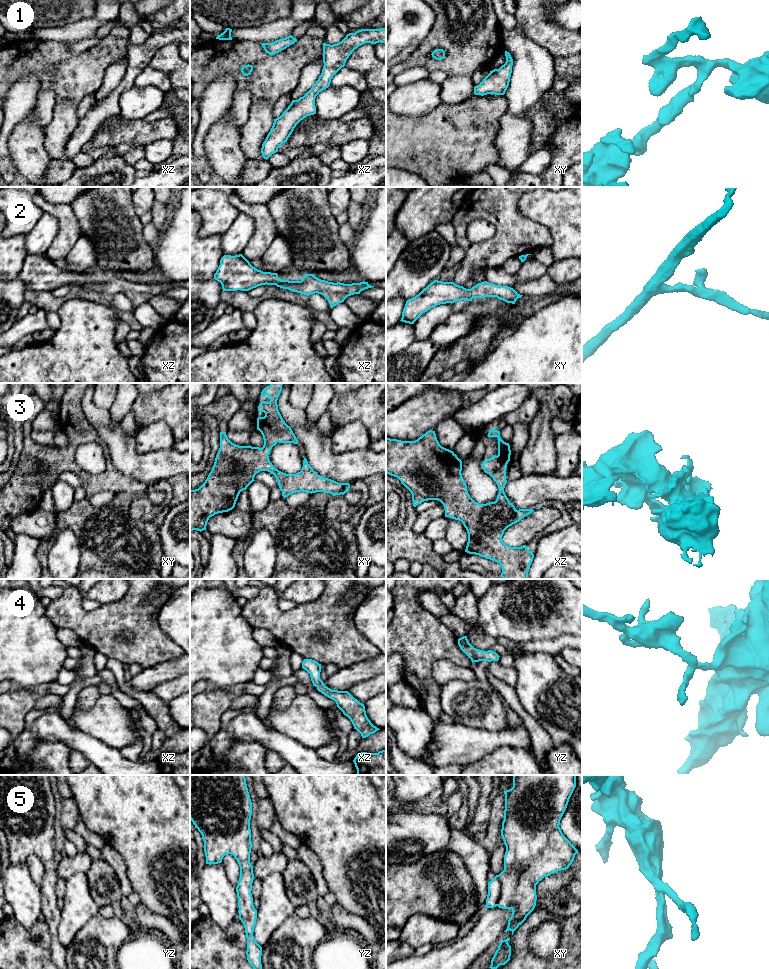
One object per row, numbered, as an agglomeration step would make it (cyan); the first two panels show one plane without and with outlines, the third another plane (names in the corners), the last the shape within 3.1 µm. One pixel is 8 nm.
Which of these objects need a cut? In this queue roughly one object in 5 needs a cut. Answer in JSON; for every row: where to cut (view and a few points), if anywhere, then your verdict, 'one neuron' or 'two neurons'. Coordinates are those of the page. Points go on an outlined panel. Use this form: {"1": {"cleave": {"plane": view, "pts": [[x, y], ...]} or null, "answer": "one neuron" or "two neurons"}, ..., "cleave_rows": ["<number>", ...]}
{"1": {"cleave": null, "answer": "one neuron"}, "2": {"cleave": null, "answer": "one neuron"}, "3": {"cleave": null, "answer": "one neuron"}, "4": {"cleave": null, "answer": "one neuron"}, "5": {"cleave": null, "answer": "one neuron"}, "cleave_rows": []}

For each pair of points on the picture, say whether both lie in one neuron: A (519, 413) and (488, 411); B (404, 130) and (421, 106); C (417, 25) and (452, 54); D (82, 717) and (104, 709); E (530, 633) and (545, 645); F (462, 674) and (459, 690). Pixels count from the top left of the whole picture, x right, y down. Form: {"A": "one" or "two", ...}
{"A": "two", "B": "two", "C": "two", "D": "one", "E": "two", "F": "two"}

